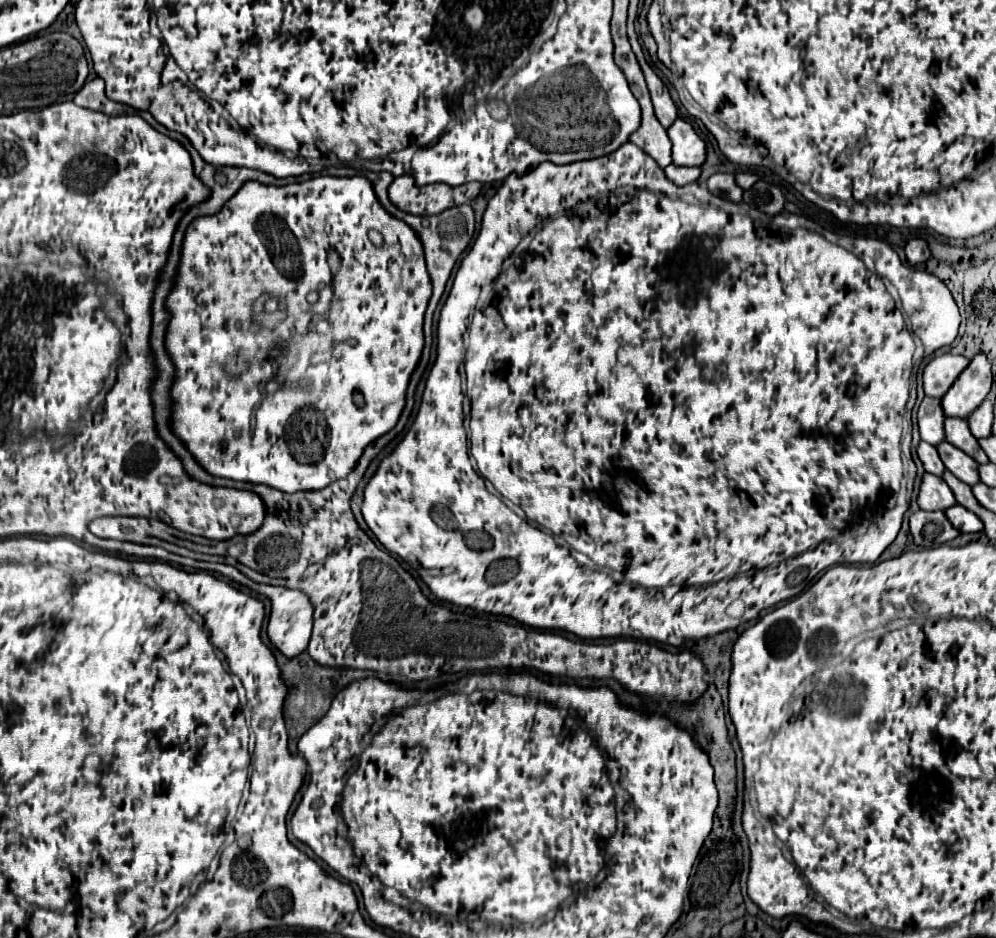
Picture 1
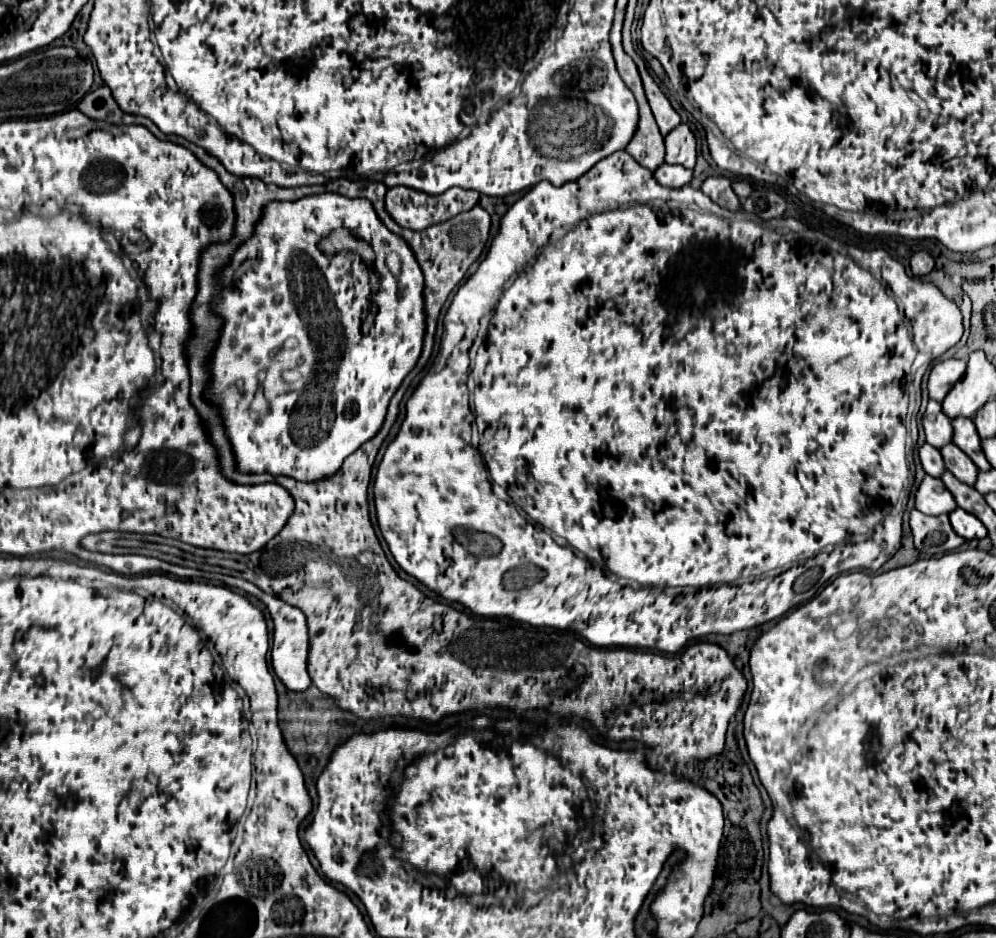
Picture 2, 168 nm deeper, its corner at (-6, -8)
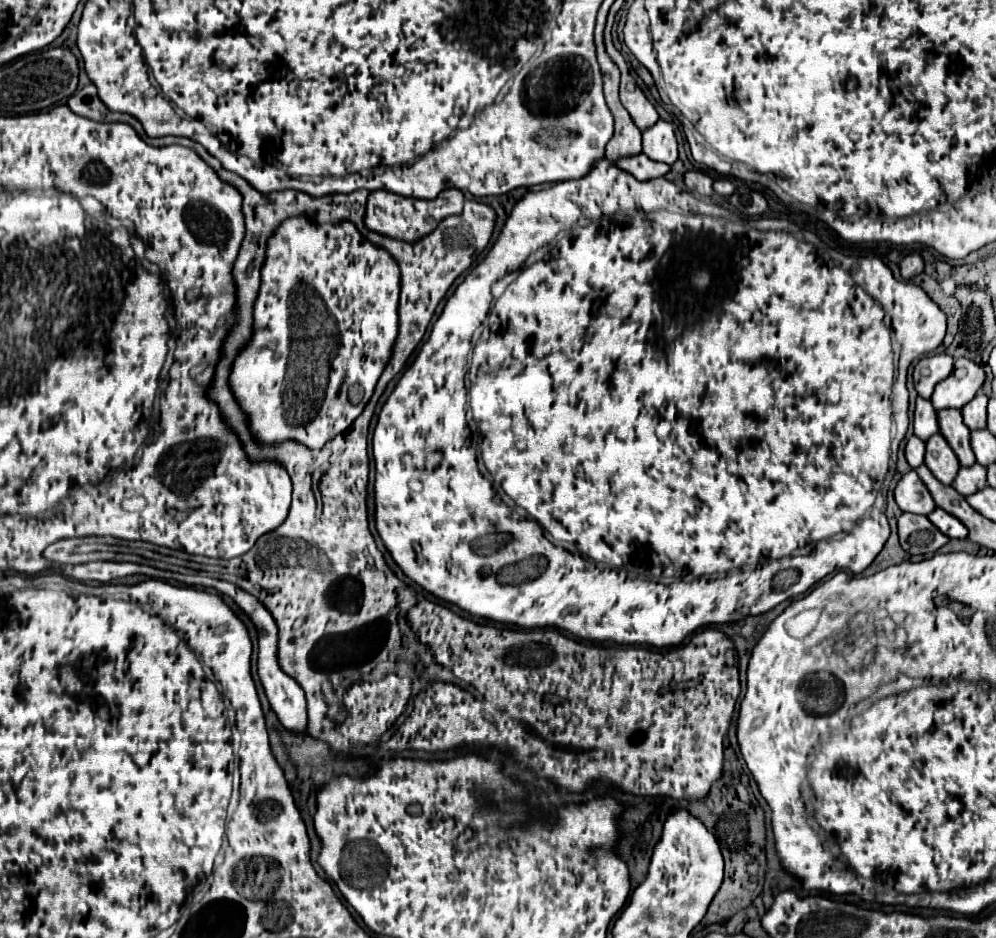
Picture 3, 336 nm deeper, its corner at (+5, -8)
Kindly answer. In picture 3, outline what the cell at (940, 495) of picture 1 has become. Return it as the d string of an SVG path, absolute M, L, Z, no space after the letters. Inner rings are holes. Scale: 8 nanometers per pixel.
M910 470L906 476L902 476L902 480L898 482L898 486L894 490L894 498L896 498L896 504L900 506L900 510L912 512L912 514L928 516L936 508L932 494L928 492L926 484L918 478L918 474L914 470Z

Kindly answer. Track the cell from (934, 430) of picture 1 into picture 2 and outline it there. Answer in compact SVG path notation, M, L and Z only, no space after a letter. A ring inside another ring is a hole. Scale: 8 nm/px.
M929 400L927 410L923 414L923 428L927 434L927 442L935 448L941 448L951 442L953 436L953 426L951 418L947 418L941 410L941 404L935 400Z

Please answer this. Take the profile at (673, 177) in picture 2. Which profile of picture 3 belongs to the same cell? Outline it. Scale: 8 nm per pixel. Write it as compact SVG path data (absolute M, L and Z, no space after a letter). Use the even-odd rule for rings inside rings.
M646 154L632 156L626 160L618 160L616 164L618 164L618 168L630 172L636 180L652 180L658 176L666 176L670 172L670 166L666 166L662 162L654 162Z

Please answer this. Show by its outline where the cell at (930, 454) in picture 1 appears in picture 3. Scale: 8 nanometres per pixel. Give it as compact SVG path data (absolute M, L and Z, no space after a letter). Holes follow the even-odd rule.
M912 436L908 440L908 444L906 444L906 460L908 460L908 464L912 468L922 466L924 464L924 454L926 454L926 444L920 438Z

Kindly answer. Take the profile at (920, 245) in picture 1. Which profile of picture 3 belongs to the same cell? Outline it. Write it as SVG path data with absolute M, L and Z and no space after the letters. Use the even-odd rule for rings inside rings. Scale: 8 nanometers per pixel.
M908 254L902 258L900 262L900 274L904 280L910 280L914 278L916 274L920 274L924 270L924 262L922 262L922 256L920 254Z

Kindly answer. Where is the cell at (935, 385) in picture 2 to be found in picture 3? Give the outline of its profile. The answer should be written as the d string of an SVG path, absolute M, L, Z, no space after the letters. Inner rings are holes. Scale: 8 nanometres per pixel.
M934 354L922 358L914 368L916 392L928 400L934 392L934 386L944 378L948 378L952 370L954 370L954 360L948 354Z

